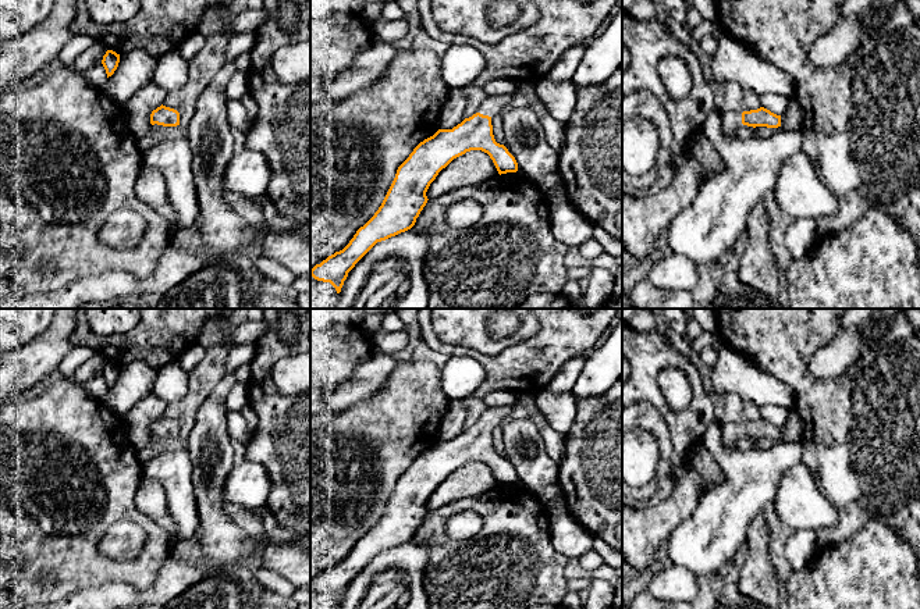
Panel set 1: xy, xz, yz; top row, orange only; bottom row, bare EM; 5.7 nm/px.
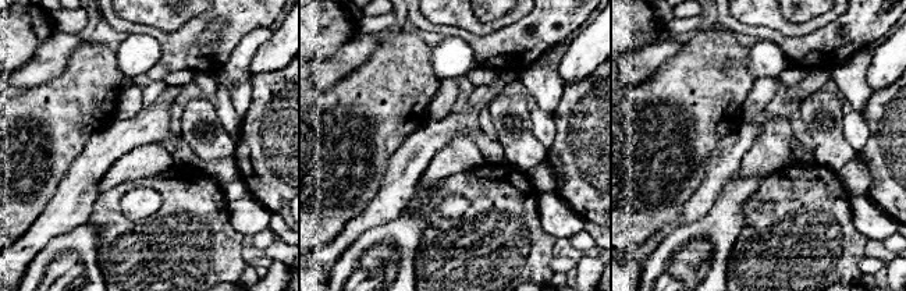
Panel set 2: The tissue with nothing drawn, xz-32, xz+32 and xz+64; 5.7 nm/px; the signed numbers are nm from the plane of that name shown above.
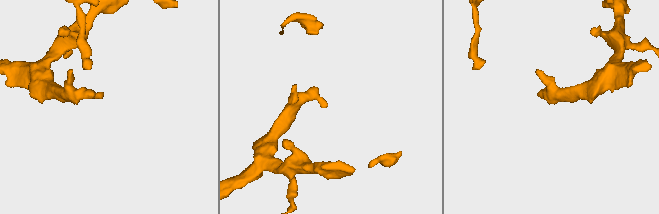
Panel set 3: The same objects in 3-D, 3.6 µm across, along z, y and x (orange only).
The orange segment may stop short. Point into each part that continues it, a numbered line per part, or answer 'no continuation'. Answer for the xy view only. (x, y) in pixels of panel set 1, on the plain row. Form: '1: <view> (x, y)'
no continuation

